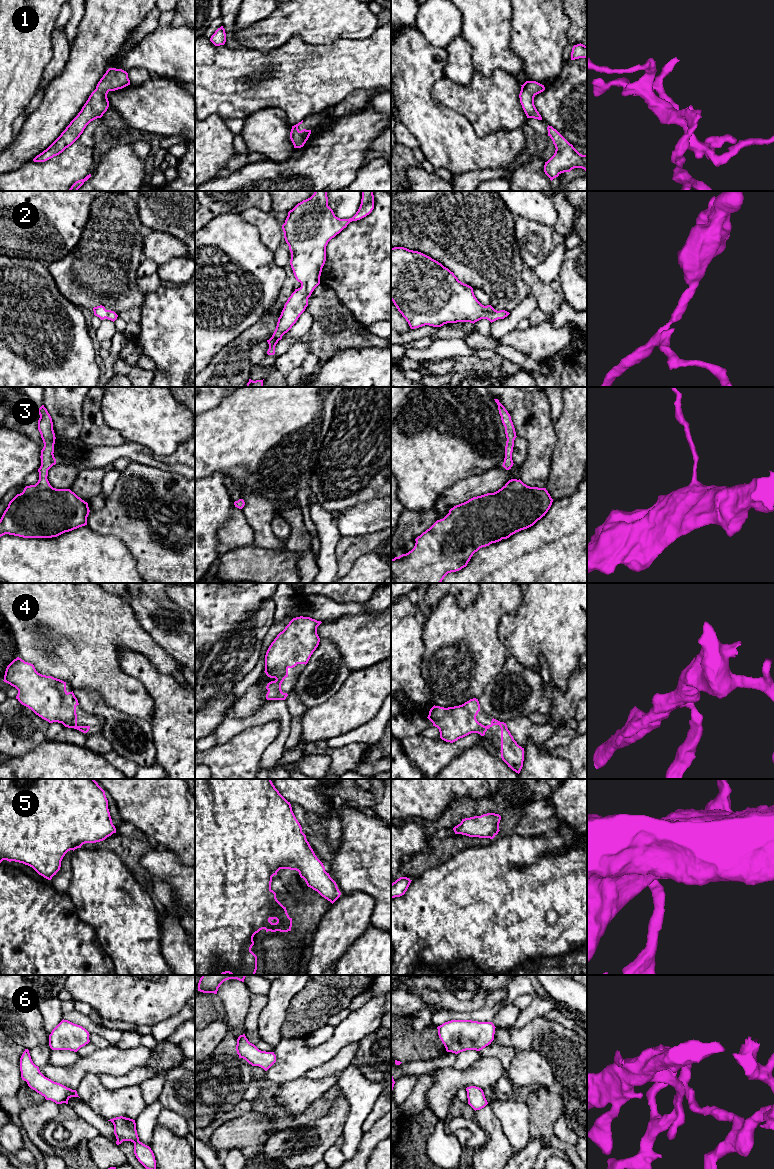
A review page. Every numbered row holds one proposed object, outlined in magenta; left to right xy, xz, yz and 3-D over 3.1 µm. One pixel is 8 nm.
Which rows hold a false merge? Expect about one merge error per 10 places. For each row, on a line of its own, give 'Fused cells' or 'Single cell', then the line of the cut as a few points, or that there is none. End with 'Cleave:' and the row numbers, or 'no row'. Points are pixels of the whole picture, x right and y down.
1: Single cell. No split
2: Single cell. No split
3: Single cell. No split
4: Single cell. No split
5: Single cell. No split
6: Single cell. No split
Cleave: no row

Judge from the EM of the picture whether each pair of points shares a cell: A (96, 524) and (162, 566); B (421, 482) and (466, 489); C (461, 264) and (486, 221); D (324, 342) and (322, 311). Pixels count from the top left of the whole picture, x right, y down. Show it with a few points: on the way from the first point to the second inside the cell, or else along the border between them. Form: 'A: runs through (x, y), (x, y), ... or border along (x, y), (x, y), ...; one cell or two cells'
A: runs through (112, 524), (120, 524), (146, 550); one cell
B: border along (472, 476), (460, 479), (447, 488), (434, 503); two cells
C: runs through (472, 253), (474, 251), (475, 232); one cell
D: runs through (324, 334), (324, 319); one cell

